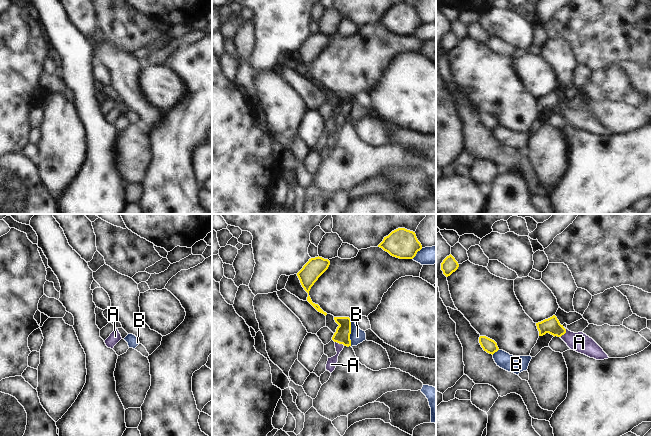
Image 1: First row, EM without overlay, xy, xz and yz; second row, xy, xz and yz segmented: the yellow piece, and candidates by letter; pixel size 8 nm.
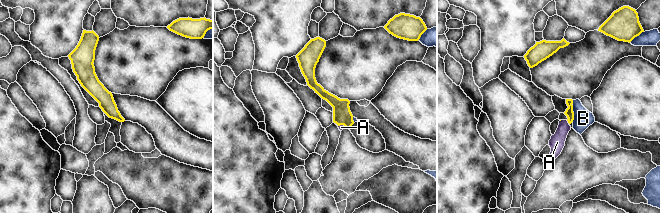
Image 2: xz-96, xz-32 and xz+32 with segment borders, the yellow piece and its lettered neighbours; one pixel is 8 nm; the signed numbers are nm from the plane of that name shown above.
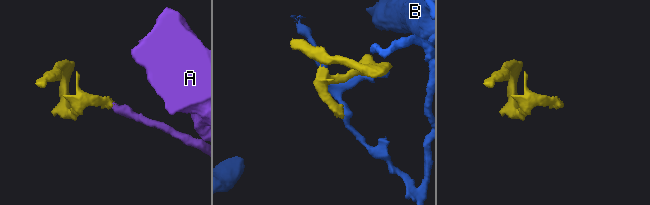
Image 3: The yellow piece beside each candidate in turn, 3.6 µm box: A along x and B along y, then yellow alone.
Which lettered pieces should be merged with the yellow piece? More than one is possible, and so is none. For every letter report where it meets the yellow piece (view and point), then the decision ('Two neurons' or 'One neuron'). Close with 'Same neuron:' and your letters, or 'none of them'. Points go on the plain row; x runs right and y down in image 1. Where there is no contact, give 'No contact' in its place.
A: Touches yellow at yz (565, 108). One neuron
B: Touches yellow at xz (350, 109). Two neurons
Same neuron: A.

